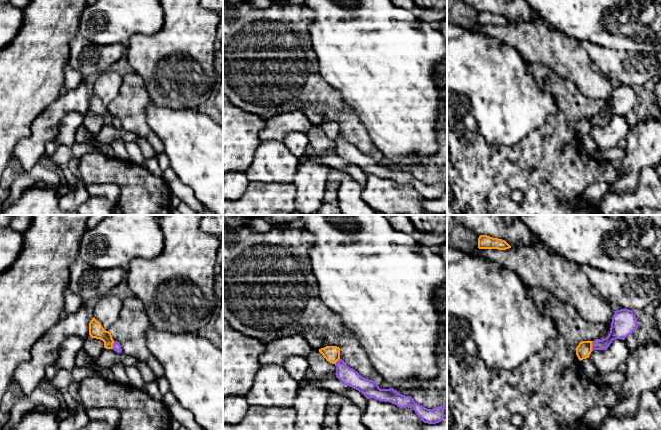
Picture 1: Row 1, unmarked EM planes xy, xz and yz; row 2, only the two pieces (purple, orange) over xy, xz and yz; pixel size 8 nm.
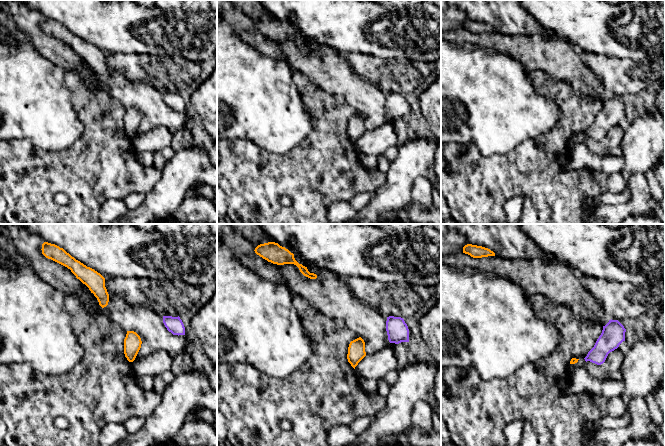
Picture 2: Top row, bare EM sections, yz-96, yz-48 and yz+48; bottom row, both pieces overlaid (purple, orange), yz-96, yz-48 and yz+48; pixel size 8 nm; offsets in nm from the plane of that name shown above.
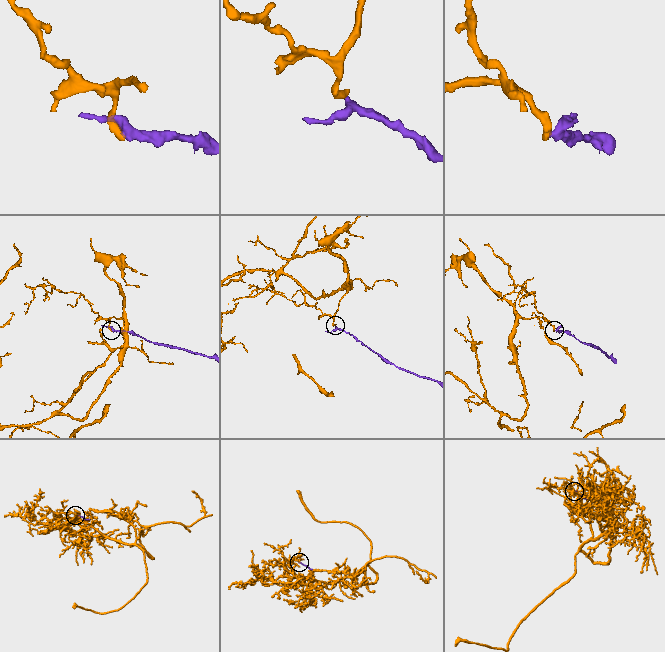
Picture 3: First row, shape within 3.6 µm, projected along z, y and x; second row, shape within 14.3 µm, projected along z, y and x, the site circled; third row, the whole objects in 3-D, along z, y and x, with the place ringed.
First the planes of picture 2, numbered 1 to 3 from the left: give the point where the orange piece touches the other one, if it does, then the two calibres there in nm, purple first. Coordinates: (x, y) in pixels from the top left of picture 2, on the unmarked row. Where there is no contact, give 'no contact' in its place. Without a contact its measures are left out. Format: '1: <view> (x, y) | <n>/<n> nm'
1: no contact
2: no contact
3: no contact

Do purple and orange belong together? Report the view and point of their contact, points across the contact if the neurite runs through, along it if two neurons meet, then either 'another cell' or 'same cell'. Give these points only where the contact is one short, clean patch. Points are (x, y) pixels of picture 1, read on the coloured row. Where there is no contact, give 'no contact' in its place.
meets purple in yz at (592, 346); border along yz (593, 341), (591, 350); another cell

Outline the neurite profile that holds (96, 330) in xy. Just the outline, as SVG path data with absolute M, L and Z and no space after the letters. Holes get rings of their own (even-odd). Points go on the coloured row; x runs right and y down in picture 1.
M94 317L89 323L89 335L92 338L102 340L104 342L104 348L113 349L114 340L112 338L111 332L106 331L102 327L101 323Z

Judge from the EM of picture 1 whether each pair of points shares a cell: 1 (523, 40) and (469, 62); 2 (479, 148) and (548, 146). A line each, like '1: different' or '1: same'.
1: different
2: same

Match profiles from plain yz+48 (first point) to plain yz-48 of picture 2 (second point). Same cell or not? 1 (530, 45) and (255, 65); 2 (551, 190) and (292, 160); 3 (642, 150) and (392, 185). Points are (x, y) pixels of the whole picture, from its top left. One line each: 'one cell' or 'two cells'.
1: two cells
2: one cell
3: one cell

